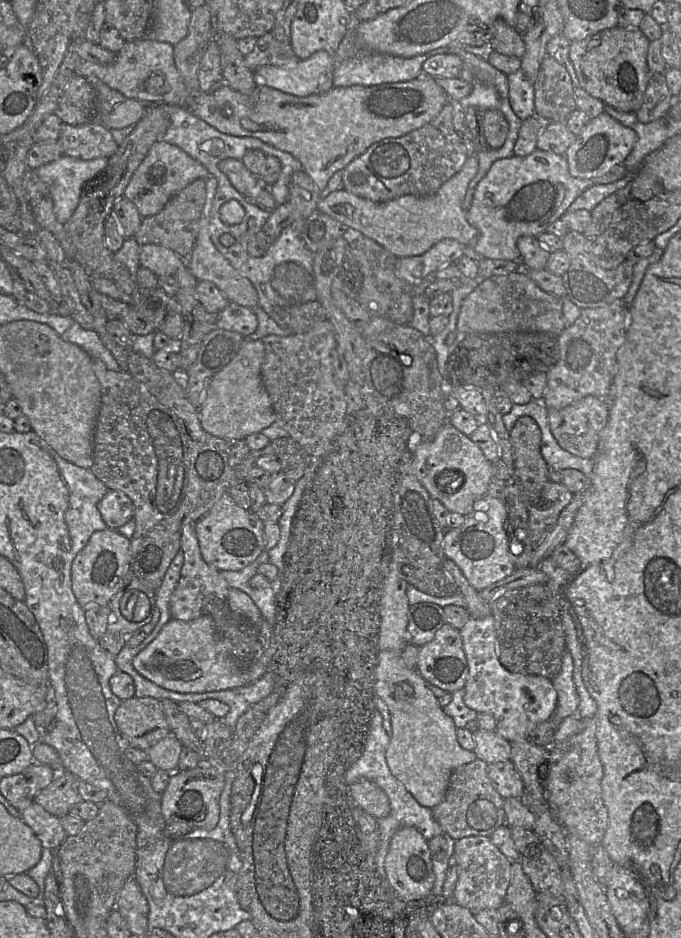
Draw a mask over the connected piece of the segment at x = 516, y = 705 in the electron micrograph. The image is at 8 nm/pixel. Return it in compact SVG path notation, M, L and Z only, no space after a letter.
M469 618L459 630L468 664L468 677L464 687L465 705L477 713L488 713L496 720L495 732L510 743L526 739L541 722L548 721L557 704L557 692L550 679L512 673L499 661L498 642L494 618Z

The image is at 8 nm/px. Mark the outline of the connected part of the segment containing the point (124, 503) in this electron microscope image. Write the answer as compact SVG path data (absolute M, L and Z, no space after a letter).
M108 489L98 504L98 510L109 529L117 530L134 516L131 499L120 490Z

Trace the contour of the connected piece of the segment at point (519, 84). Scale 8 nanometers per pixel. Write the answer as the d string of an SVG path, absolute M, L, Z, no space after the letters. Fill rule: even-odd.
M522 68L508 74L507 80L508 99L514 113L521 120L536 115L533 83L526 77Z

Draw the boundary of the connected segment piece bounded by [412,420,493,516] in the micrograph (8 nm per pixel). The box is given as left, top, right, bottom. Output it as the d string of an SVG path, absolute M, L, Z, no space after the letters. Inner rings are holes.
M448 420L433 441L415 444L412 470L432 498L439 500L450 512L463 516L472 513L474 503L487 495L493 474L492 463L487 460L481 448ZM445 471L460 471L464 475L463 484L454 492L449 492L452 486L441 488L437 484L438 476Z

